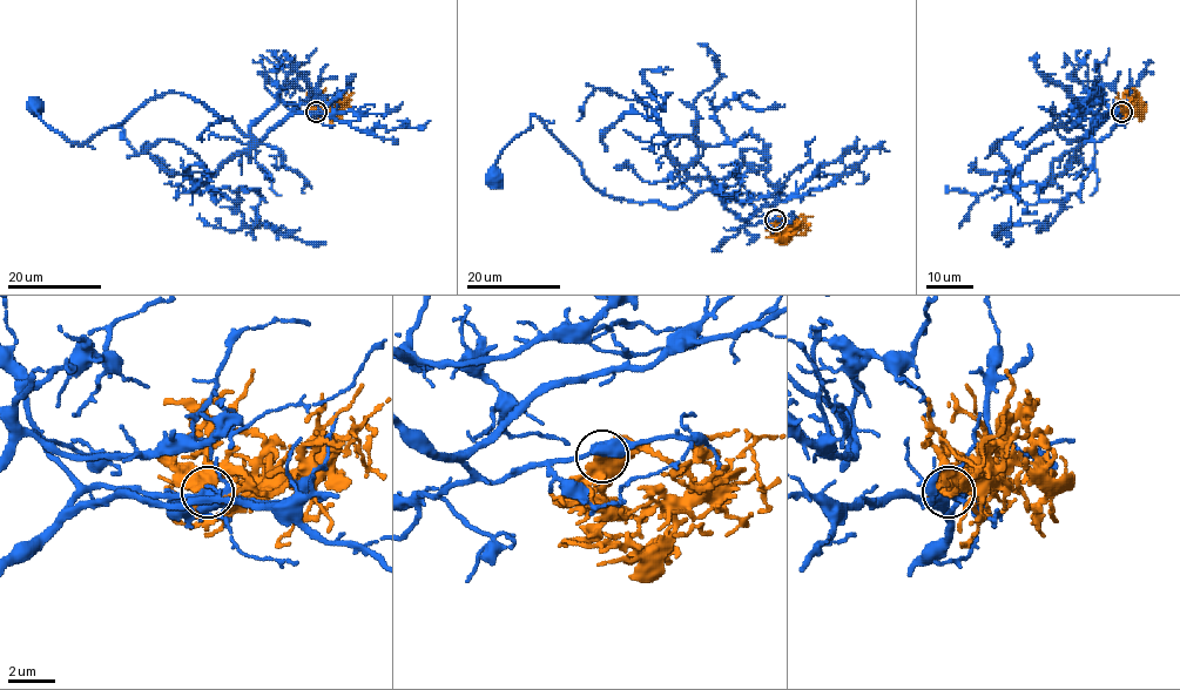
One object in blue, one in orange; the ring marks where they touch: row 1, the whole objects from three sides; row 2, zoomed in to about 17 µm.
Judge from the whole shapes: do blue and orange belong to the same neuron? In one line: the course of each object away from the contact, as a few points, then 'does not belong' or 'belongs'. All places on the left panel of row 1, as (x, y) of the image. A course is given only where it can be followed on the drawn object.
course blue (316, 112), (294, 110), (257, 141), (196, 101), (166, 92), (122, 123), (72, 146), (40, 119), (35, 105); course orange (316, 112), (334, 108), (314, 117), (308, 115); does not belong

